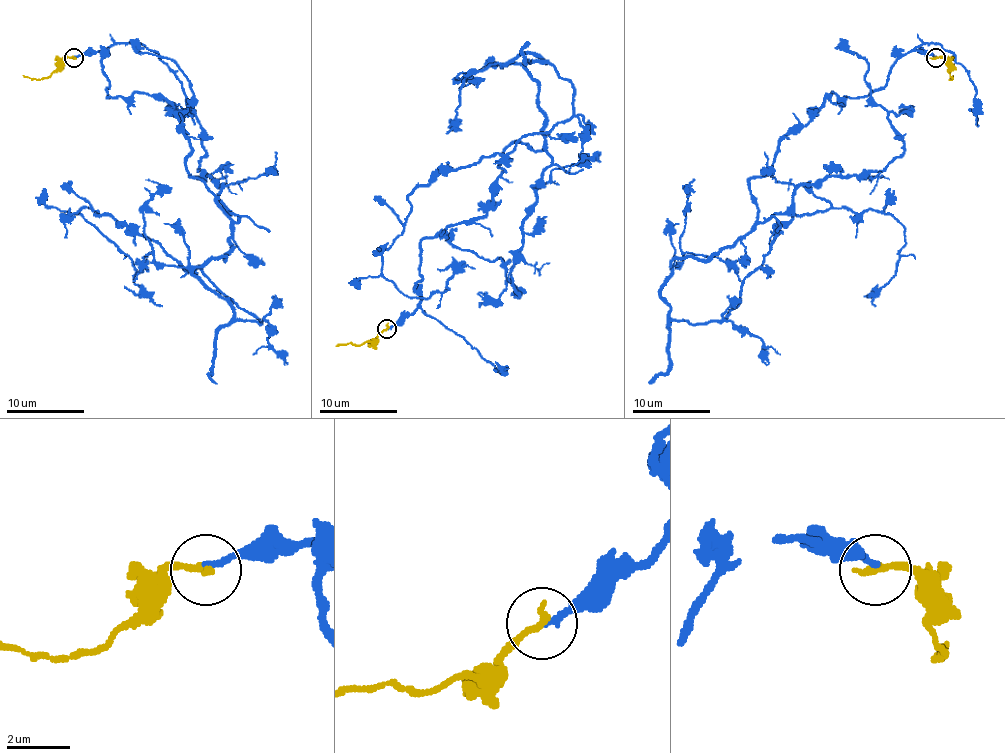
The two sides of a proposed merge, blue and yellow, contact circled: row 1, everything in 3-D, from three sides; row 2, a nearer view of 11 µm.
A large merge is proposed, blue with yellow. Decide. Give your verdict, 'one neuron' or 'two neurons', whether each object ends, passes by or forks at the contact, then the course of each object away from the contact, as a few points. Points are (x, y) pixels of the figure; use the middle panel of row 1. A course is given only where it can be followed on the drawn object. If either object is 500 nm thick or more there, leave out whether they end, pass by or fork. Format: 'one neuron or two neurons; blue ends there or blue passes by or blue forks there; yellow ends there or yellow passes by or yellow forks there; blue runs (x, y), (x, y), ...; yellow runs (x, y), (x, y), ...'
one neuron; blue ends there; yellow ends there; blue runs (386, 328), (543, 148), (535, 53), (574, 113), (417, 187), (382, 262), (475, 268); yellow runs (386, 328), (375, 339), (367, 339), (361, 345), (336, 345)

